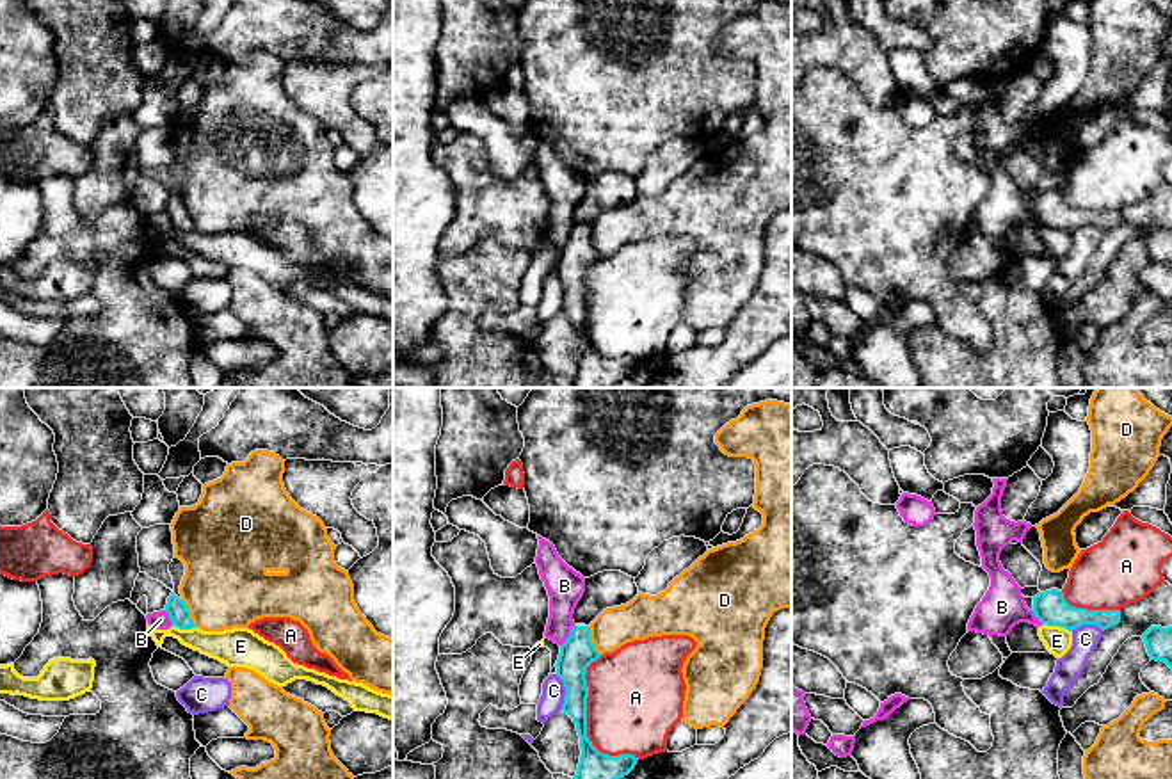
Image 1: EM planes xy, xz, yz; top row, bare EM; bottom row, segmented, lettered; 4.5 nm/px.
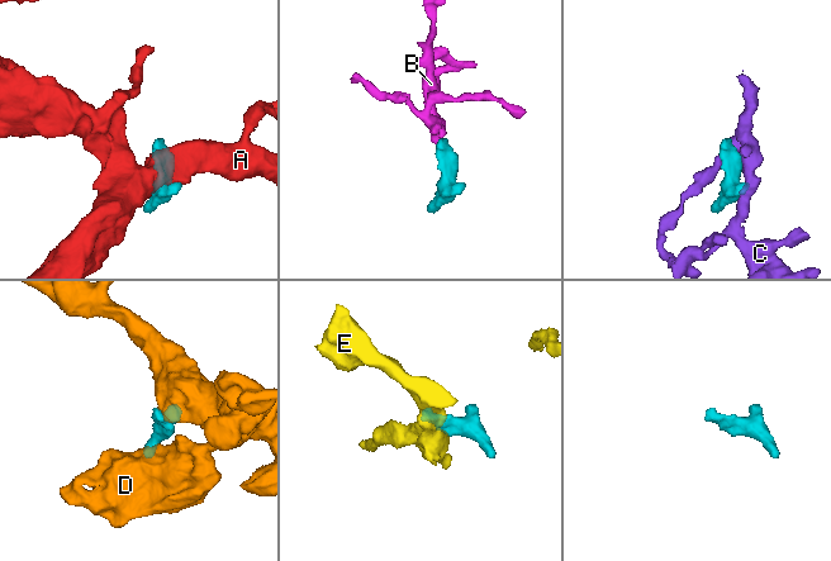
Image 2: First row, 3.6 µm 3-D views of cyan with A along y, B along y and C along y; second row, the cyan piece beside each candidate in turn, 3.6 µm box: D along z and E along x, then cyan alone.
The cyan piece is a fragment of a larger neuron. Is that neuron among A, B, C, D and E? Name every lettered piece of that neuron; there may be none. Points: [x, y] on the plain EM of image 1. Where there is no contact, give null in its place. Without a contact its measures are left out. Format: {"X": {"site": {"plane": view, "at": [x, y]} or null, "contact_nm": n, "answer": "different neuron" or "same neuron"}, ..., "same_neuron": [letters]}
{"A": {"site": {"plane": "xz", "at": [586, 324]}, "contact_nm": 500, "answer": "different neuron"}, "B": {"site": {"plane": "xz", "at": [569, 237]}, "contact_nm": 120, "answer": "different neuron"}, "C": {"site": {"plane": "xz", "at": [566, 294]}, "contact_nm": 160, "answer": "different neuron"}, "D": {"site": {"plane": "xy", "at": [189, 214]}, "contact_nm": 150, "answer": "different neuron"}, "E": {"site": {"plane": "yz", "at": [1057, 226]}, "contact_nm": 140, "answer": "different neuron"}, "same_neuron": []}

